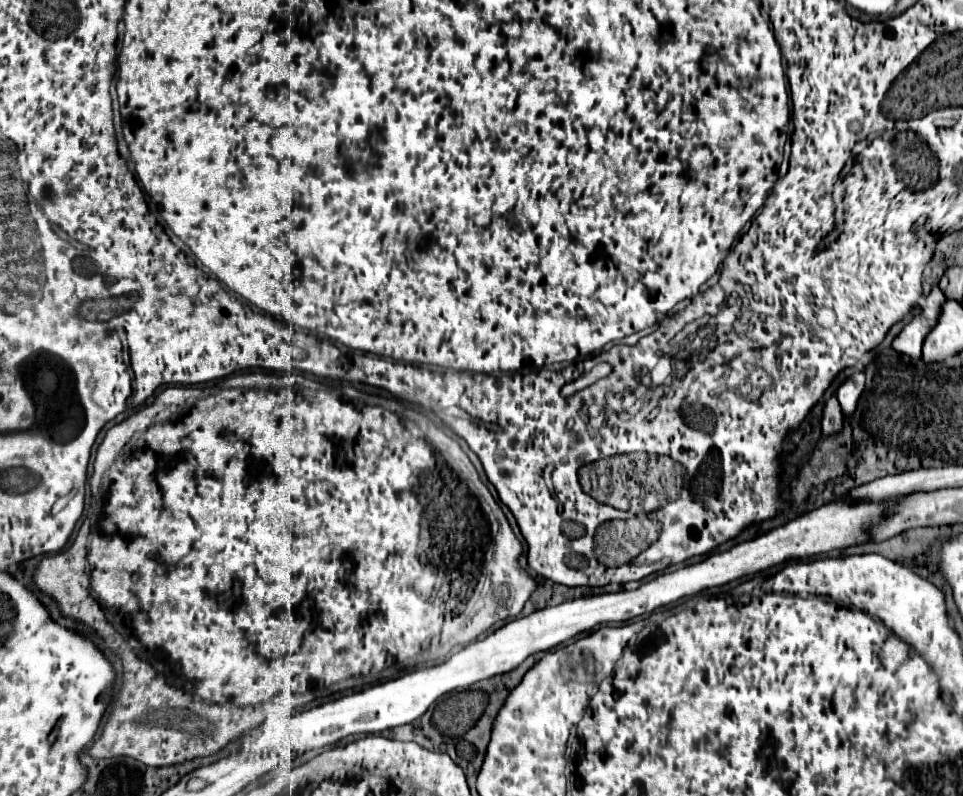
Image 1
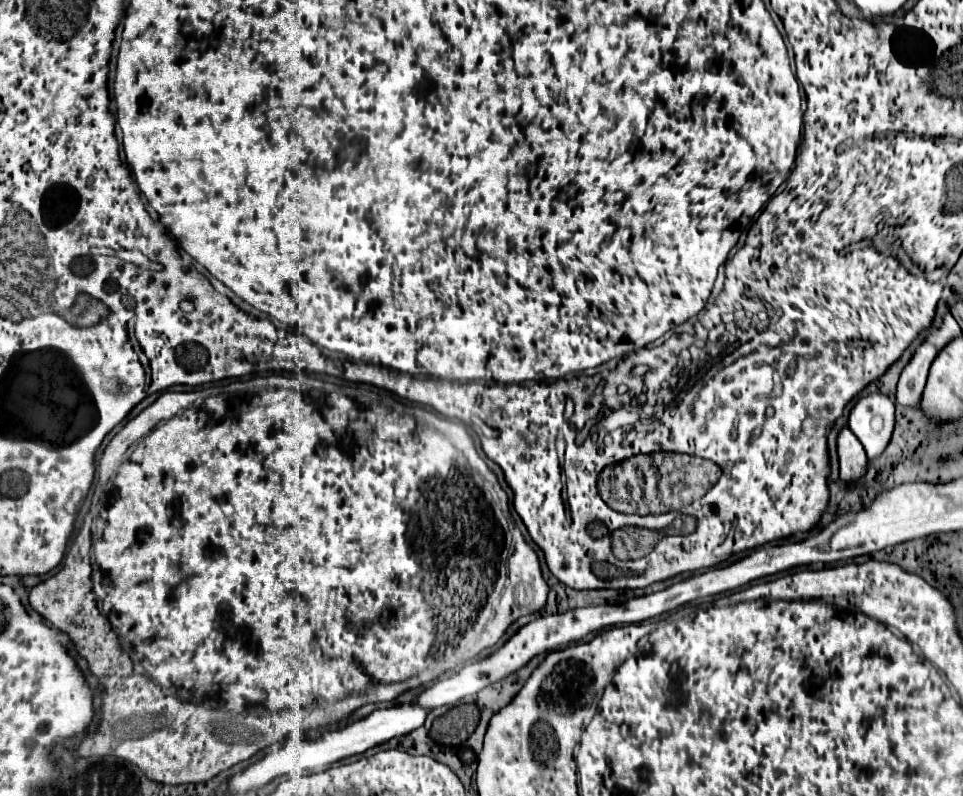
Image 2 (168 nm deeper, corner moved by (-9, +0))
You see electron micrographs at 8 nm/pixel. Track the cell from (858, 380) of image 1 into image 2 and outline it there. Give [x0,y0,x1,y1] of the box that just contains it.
[849,393,895,459]

